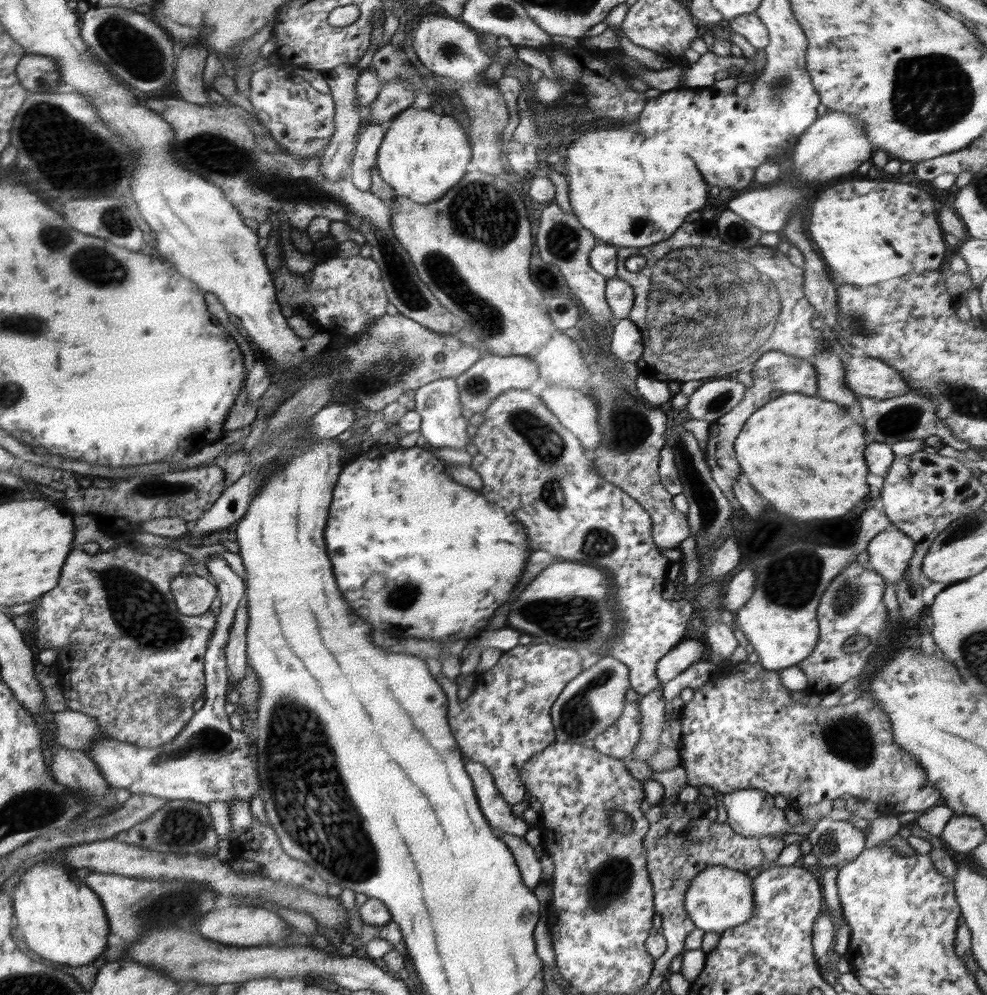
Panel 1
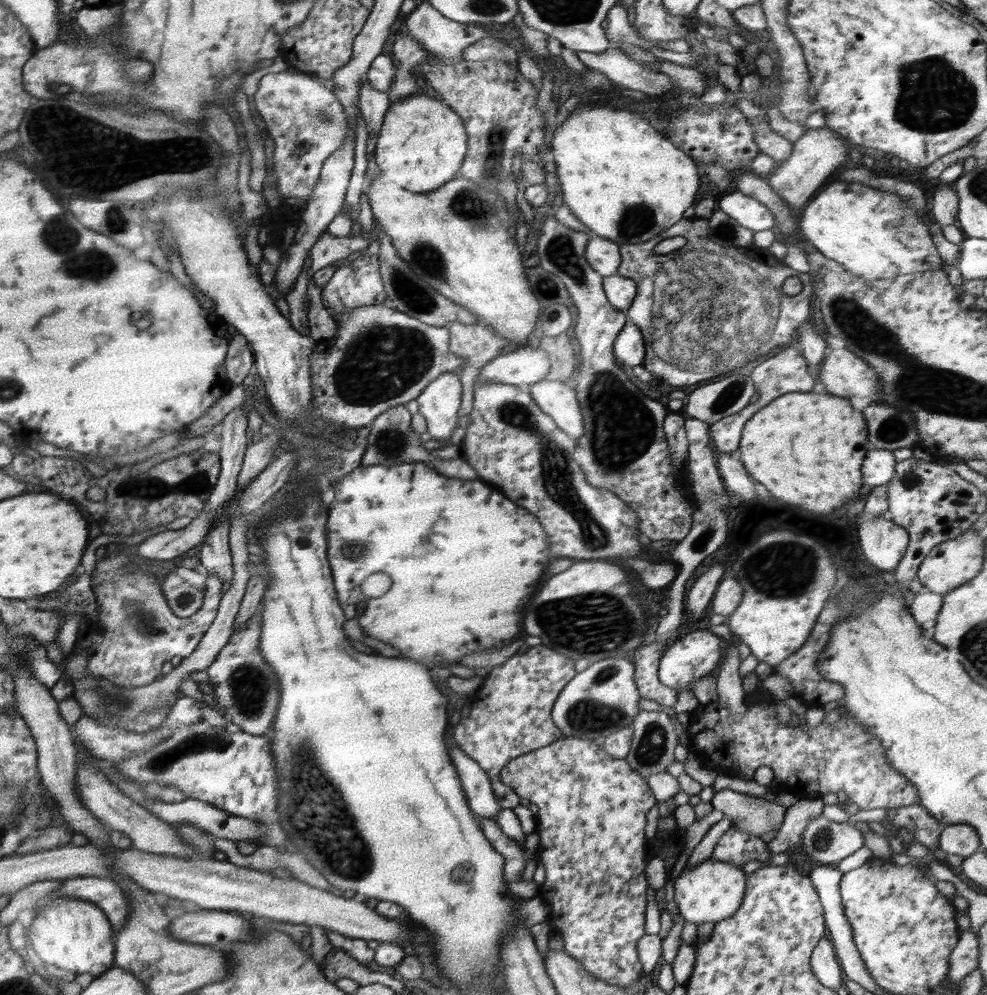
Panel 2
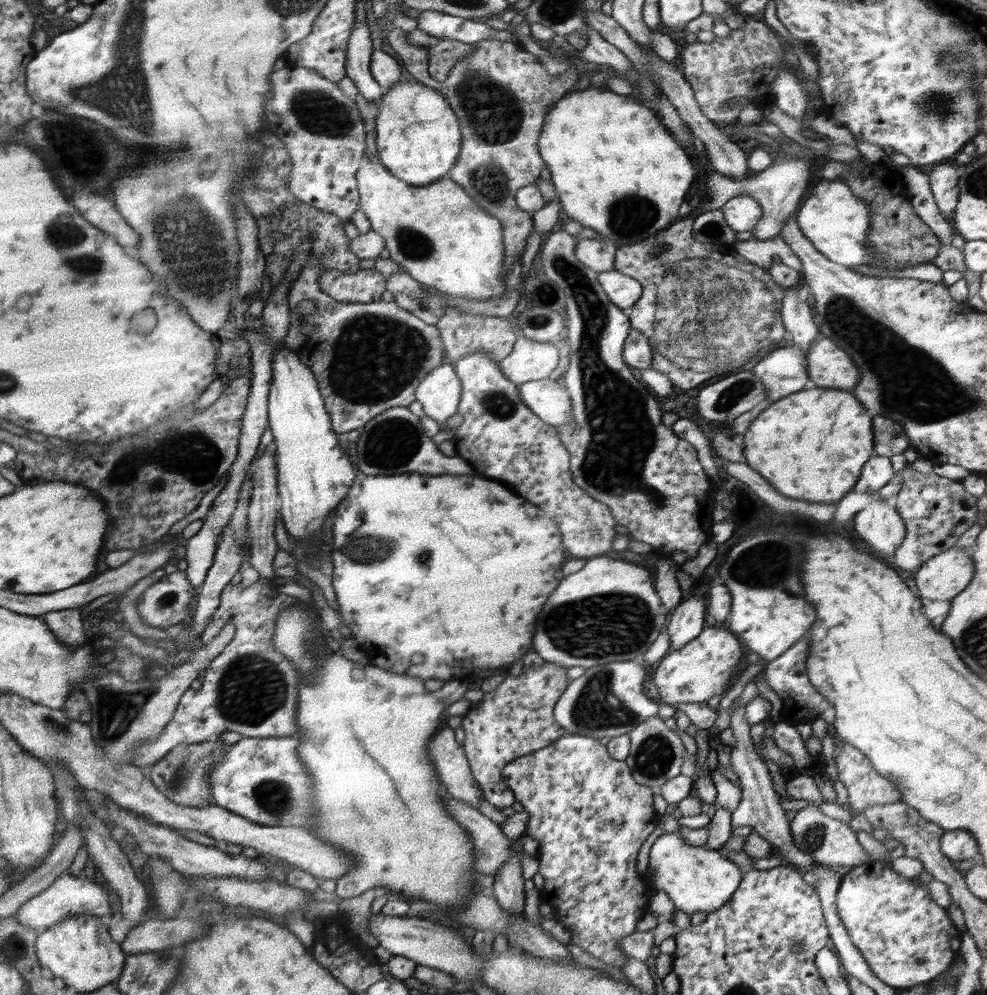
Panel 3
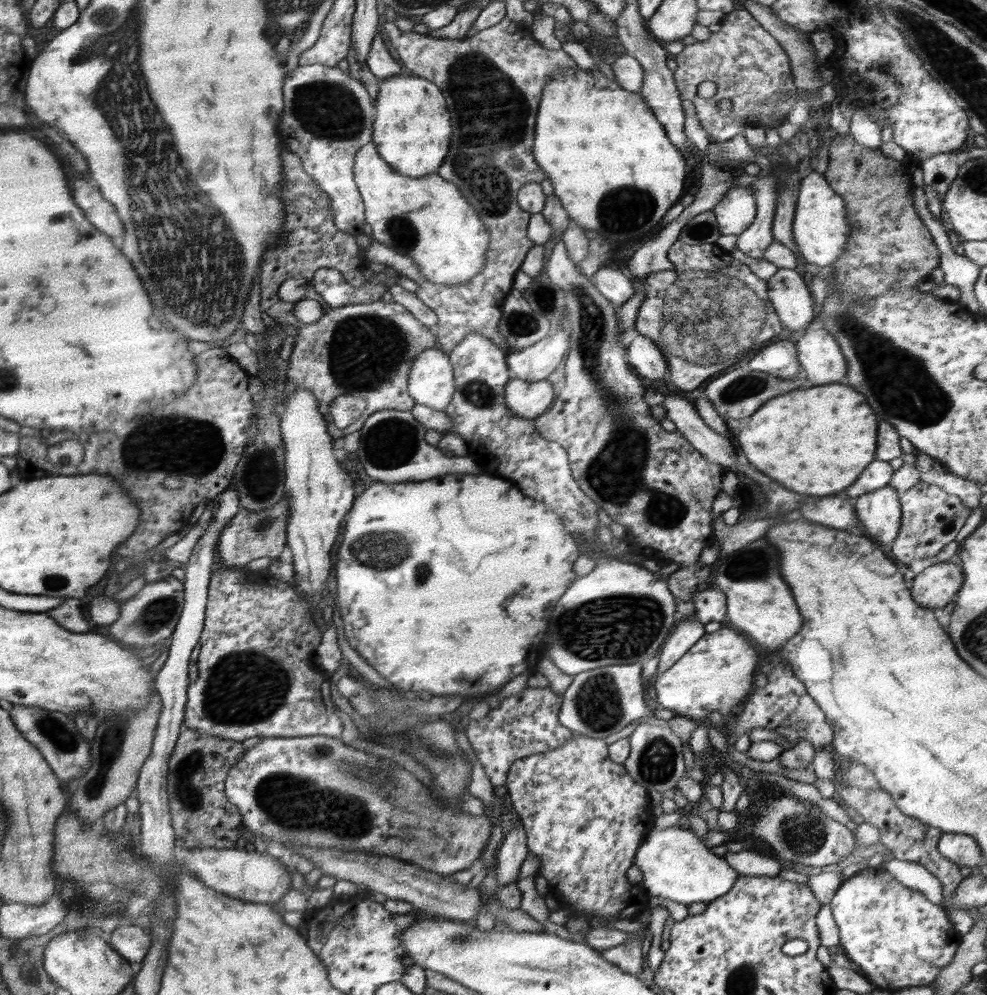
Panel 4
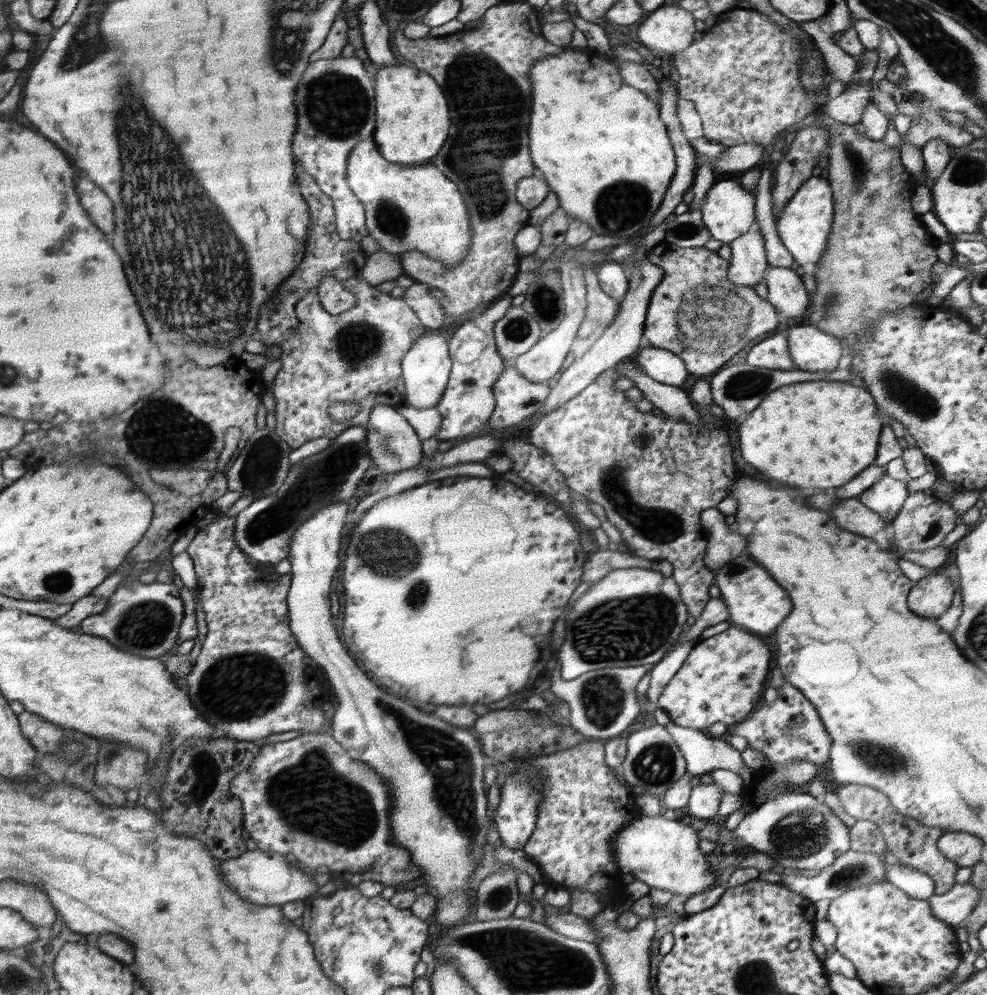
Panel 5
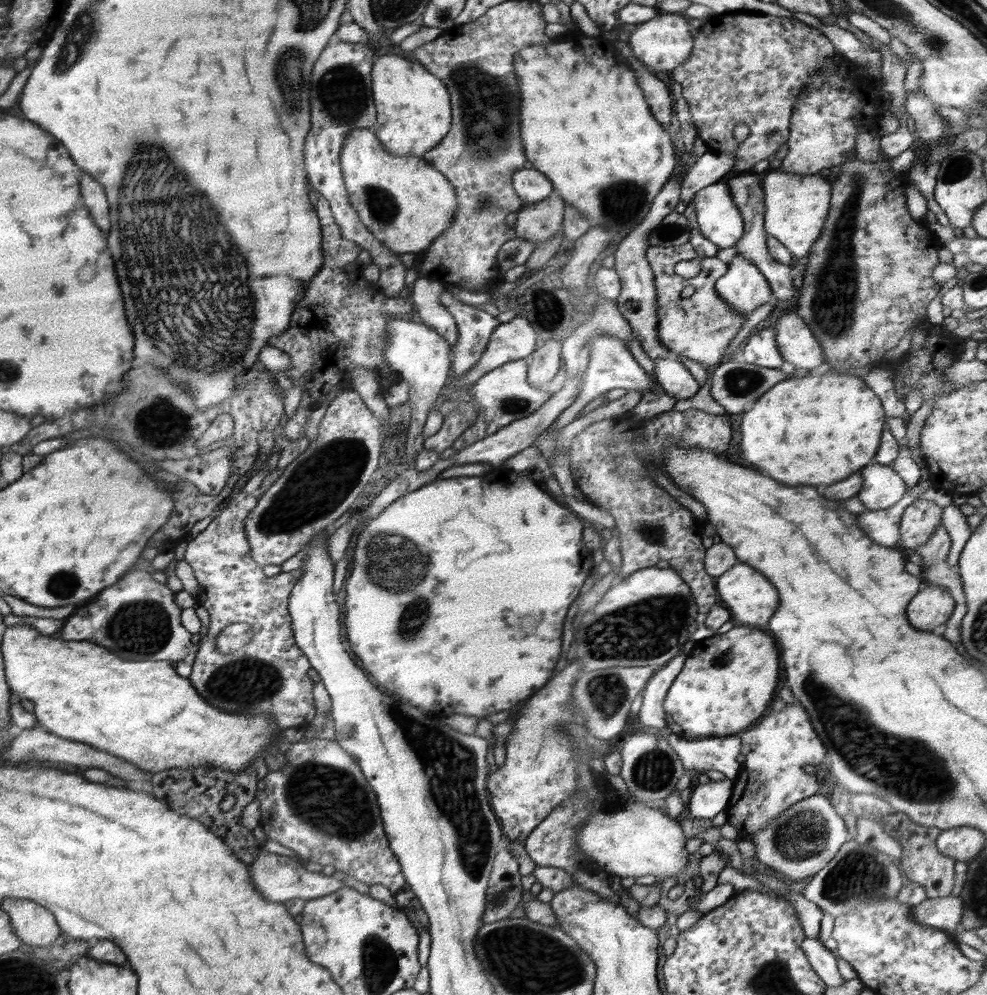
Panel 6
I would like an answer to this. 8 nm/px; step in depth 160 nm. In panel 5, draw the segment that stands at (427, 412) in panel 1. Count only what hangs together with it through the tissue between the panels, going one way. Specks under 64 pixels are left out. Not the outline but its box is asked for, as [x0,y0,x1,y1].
[401,331,451,410]

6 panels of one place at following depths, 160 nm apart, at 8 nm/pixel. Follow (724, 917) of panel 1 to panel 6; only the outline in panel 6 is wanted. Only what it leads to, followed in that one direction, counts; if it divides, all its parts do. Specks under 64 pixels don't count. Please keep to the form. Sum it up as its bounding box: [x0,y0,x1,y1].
[577,801,690,879]

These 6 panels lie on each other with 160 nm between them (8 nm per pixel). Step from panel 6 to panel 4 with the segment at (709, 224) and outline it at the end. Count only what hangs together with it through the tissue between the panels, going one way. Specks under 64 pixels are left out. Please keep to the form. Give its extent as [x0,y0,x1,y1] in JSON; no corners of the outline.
[711,187,756,235]

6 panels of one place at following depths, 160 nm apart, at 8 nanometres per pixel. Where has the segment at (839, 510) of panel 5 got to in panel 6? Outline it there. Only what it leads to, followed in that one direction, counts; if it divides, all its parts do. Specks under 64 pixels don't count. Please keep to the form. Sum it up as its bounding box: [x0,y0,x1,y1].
[858,479,931,547]

